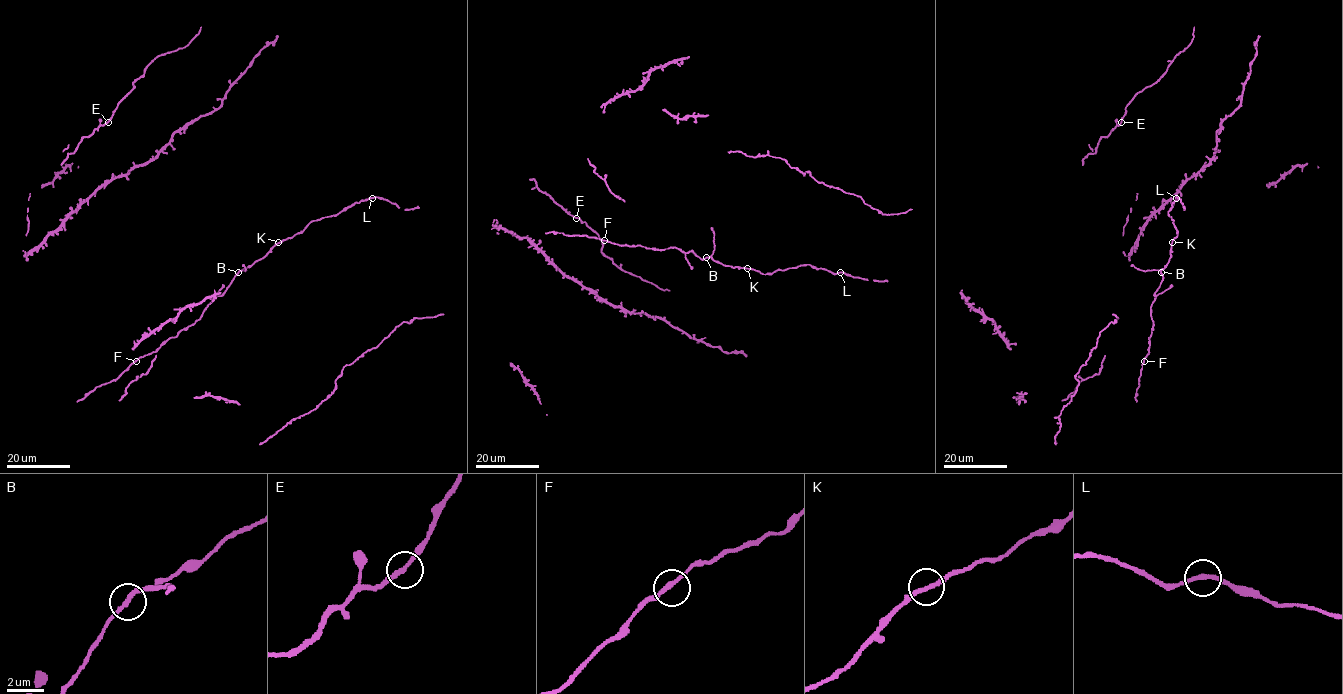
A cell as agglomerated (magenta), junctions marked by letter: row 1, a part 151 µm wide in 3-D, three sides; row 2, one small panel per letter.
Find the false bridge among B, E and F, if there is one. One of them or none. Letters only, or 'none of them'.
none of them

